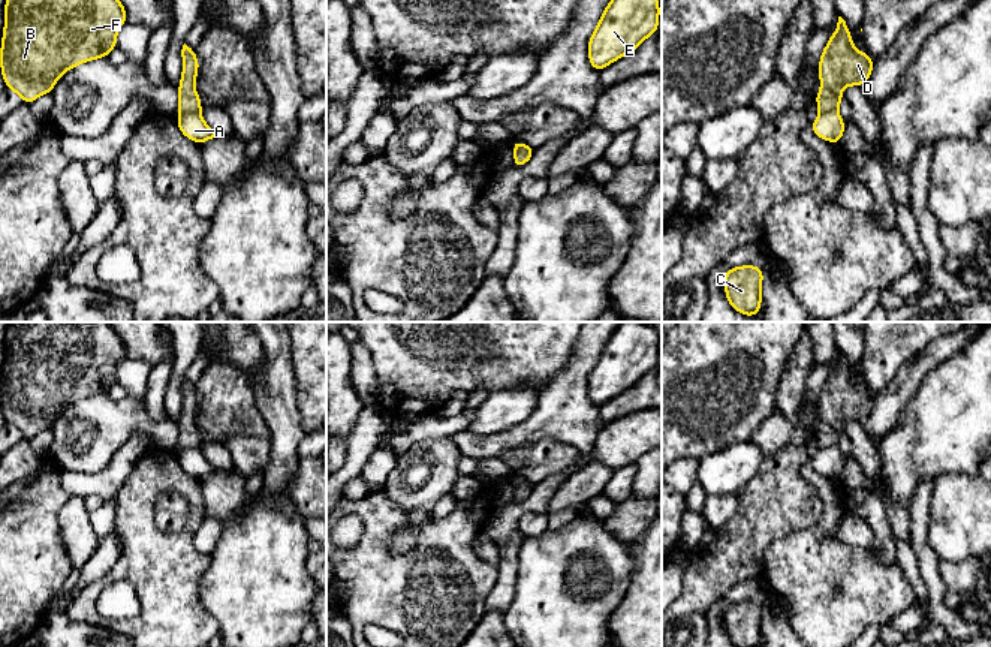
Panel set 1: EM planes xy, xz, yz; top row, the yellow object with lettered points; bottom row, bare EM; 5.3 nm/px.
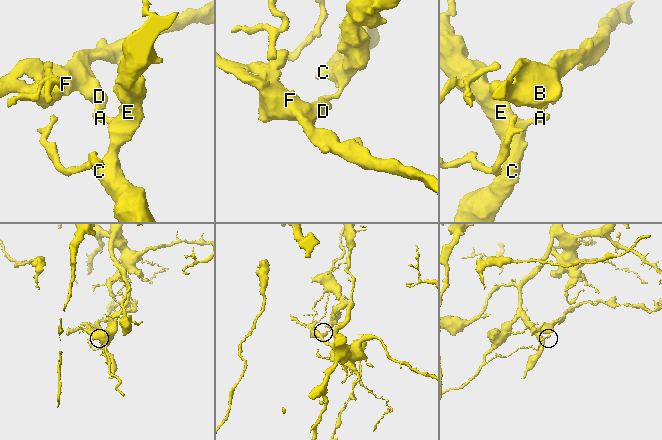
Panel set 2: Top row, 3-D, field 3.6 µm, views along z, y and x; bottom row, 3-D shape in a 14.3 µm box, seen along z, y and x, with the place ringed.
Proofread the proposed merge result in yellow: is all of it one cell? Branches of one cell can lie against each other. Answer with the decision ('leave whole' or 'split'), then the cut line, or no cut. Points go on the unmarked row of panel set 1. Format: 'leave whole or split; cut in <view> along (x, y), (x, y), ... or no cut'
split; cut in xy along (180, 447), (198, 448)

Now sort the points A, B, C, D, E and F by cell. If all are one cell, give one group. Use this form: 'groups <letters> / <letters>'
groups A C E / B D F

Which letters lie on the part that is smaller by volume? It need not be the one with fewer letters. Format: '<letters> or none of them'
B, D, F

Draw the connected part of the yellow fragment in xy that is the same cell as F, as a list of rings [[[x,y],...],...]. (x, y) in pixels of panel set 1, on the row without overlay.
[[[10,322],[0,385],[6,424],[13,425],[25,440],[51,430],[64,407],[108,392],[117,383],[117,367],[124,358],[126,344],[108,322]]]

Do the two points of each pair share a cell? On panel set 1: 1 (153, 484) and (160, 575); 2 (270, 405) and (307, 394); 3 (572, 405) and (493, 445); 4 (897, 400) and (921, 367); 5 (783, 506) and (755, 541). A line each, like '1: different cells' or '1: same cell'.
1: same cell
2: different cells
3: same cell
4: same cell
5: same cell

